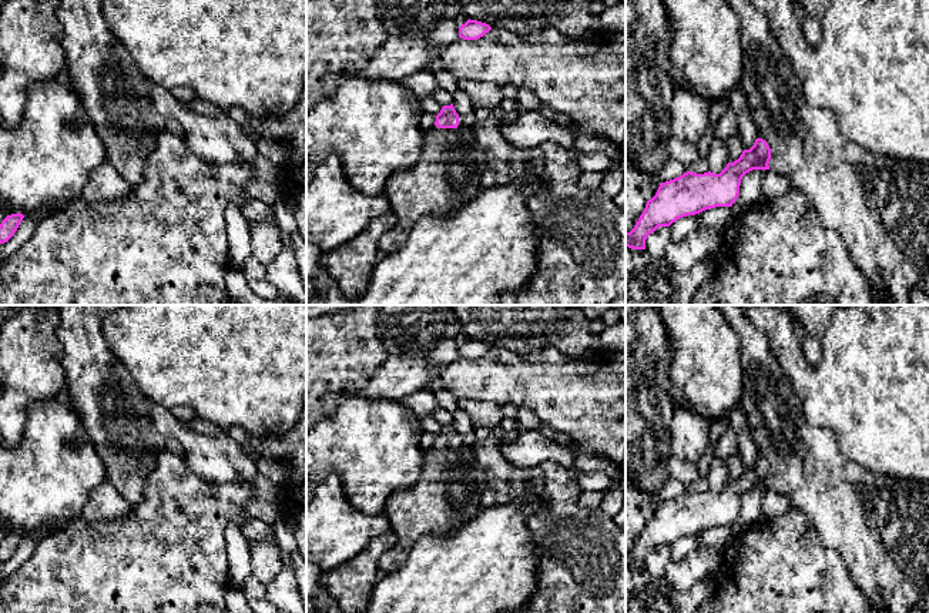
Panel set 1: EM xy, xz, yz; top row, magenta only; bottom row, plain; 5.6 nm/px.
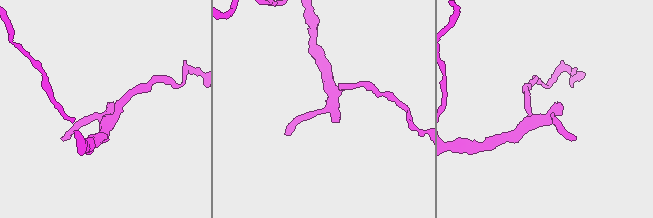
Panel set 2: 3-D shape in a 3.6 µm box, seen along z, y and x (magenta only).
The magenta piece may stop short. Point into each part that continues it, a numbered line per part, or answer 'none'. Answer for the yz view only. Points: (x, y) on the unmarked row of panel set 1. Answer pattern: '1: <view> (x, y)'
1: yz (879, 525)

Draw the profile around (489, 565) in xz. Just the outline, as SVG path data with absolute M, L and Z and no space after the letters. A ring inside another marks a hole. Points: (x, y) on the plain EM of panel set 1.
M514 500L480 509L476 517L450 532L417 537L399 570L379 575L363 613L517 613L536 592L539 567L537 549L527 522L544 509L539 500Z

